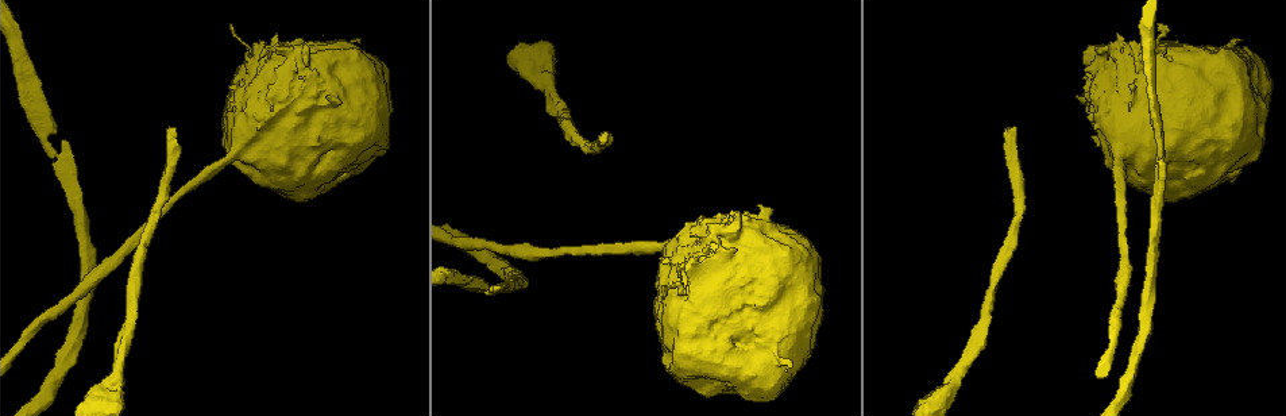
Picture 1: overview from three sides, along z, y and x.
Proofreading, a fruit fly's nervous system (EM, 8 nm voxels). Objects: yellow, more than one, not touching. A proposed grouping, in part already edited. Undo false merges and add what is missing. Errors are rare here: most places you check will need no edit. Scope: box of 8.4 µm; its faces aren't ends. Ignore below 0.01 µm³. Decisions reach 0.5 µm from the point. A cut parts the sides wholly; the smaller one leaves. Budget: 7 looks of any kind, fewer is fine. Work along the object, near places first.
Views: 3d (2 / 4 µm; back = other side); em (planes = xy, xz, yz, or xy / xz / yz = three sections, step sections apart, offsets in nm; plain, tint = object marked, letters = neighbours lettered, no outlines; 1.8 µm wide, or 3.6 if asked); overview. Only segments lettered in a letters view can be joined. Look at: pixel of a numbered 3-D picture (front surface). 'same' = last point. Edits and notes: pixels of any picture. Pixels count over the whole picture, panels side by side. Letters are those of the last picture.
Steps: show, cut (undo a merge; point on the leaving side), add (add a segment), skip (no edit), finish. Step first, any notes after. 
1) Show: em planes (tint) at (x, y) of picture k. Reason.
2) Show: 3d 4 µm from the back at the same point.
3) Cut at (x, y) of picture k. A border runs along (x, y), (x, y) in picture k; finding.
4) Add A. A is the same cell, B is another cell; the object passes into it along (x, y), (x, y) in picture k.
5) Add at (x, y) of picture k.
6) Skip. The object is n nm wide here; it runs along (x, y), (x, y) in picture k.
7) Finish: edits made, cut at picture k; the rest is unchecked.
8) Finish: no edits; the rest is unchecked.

Show: 3d 4 µm at (792, 365) of picture 1. An open end.

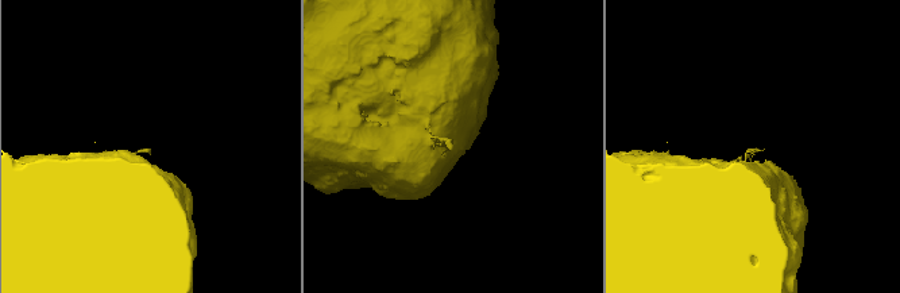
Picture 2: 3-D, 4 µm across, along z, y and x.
Show: em planes (plain) at (758, 149) of picture 2. Shape alone is not enough.

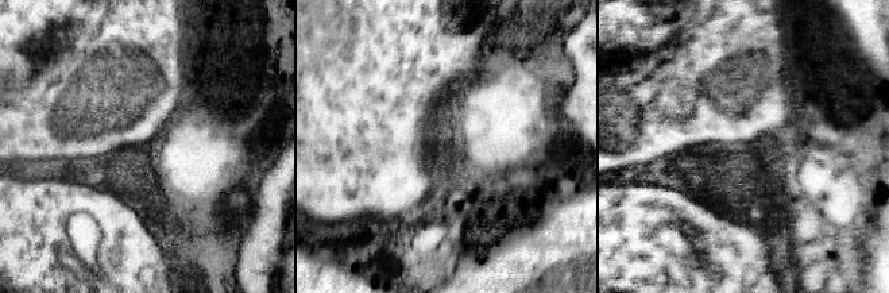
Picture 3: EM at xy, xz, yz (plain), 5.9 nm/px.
Show: em planes (letters) at the same point. See the neighbours.

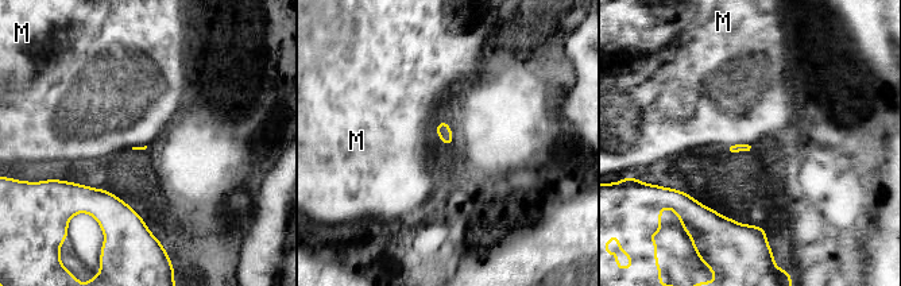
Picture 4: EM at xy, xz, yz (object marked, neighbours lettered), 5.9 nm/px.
Skip. M is another cell; a border runs along (440, 120), (434, 134) in picture 4; none of them fits.

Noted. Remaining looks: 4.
Show: 3d 4 µm from the back at (1015, 127) of picture 1. Branch stops here.

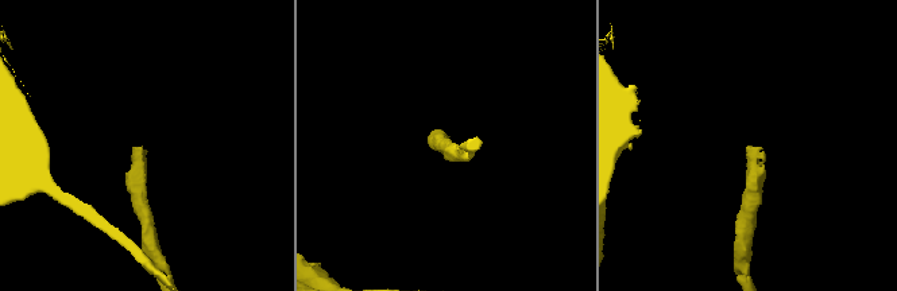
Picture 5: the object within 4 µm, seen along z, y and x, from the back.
Show: em planes (plain) at (753, 147) of picture 5. Need the tissue.

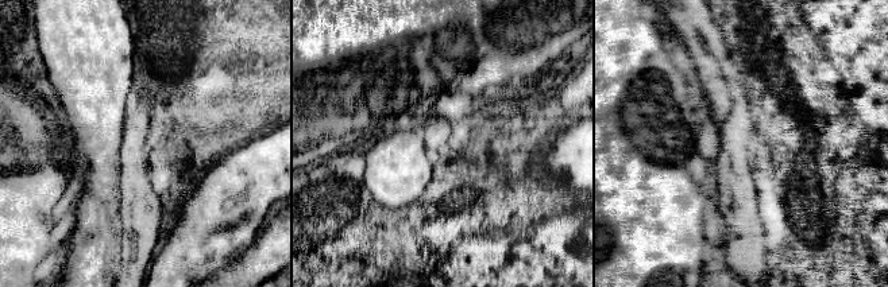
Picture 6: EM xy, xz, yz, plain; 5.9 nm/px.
Show: em planes (letters) at the same point. See the neighbours.

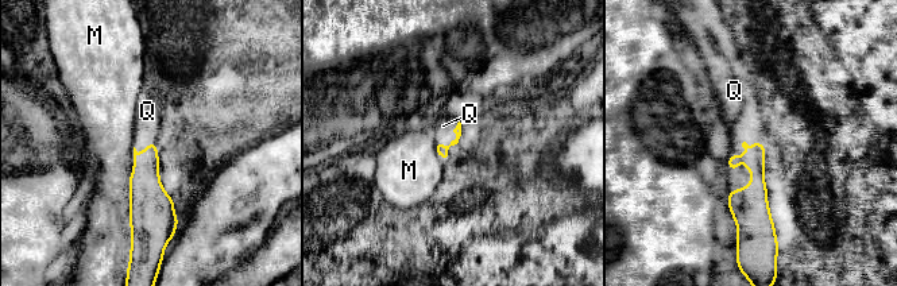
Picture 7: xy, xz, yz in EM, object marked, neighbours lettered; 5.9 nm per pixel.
Add Q. Q is the same cell, M is another cell; the object passes into it along (749, 207), (746, 166), (747, 124) in picture 7; it goes on there.

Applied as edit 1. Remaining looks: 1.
Finish: edits made, add at picture 7; the rest is unchecked.

